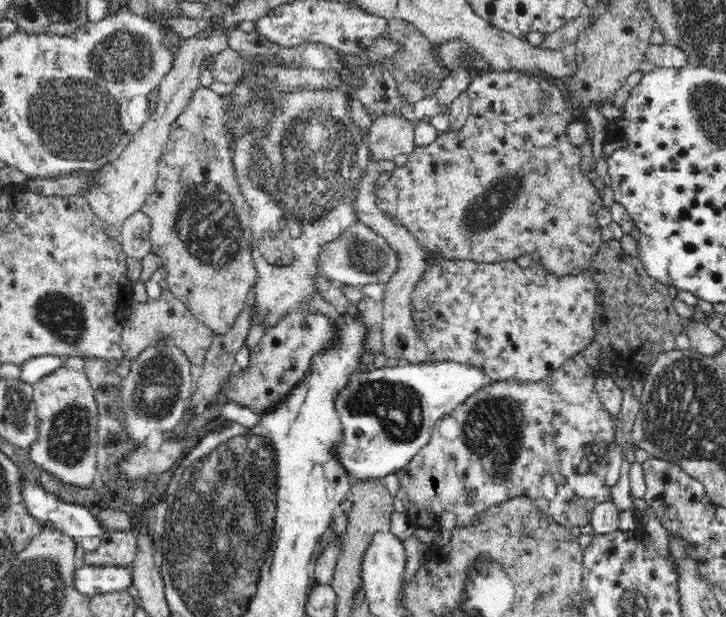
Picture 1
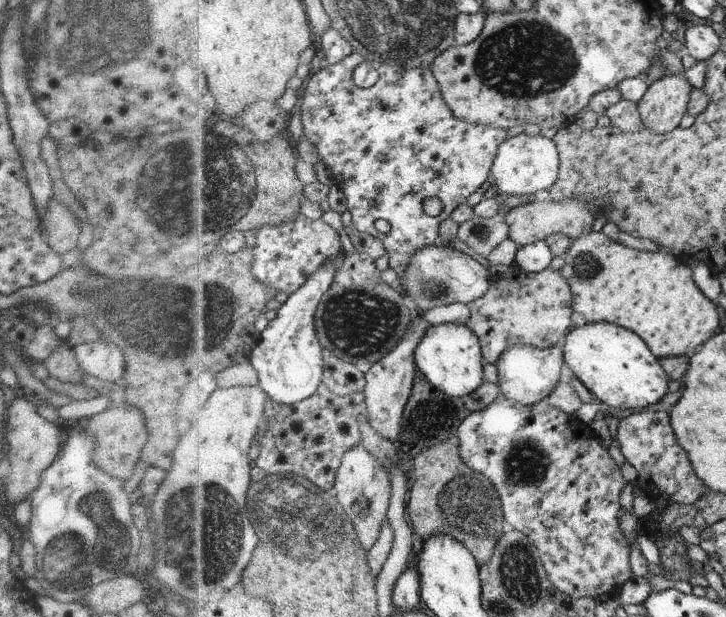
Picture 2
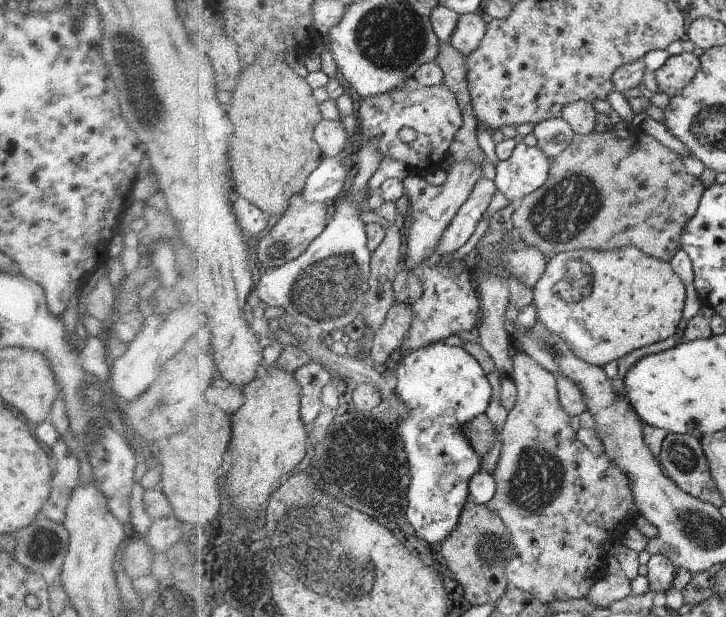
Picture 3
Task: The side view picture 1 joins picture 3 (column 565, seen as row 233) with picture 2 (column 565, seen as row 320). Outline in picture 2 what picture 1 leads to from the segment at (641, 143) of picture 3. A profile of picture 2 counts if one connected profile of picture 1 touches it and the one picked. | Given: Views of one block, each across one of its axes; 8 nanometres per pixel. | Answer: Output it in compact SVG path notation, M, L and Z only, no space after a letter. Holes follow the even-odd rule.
M572 197L563 201L538 200L531 204L511 209L504 217L509 228L508 238L516 241L518 246L529 245L536 241L544 241L556 233L564 233L569 237L584 237L592 232L591 227L596 219L595 211L584 205L583 198Z

